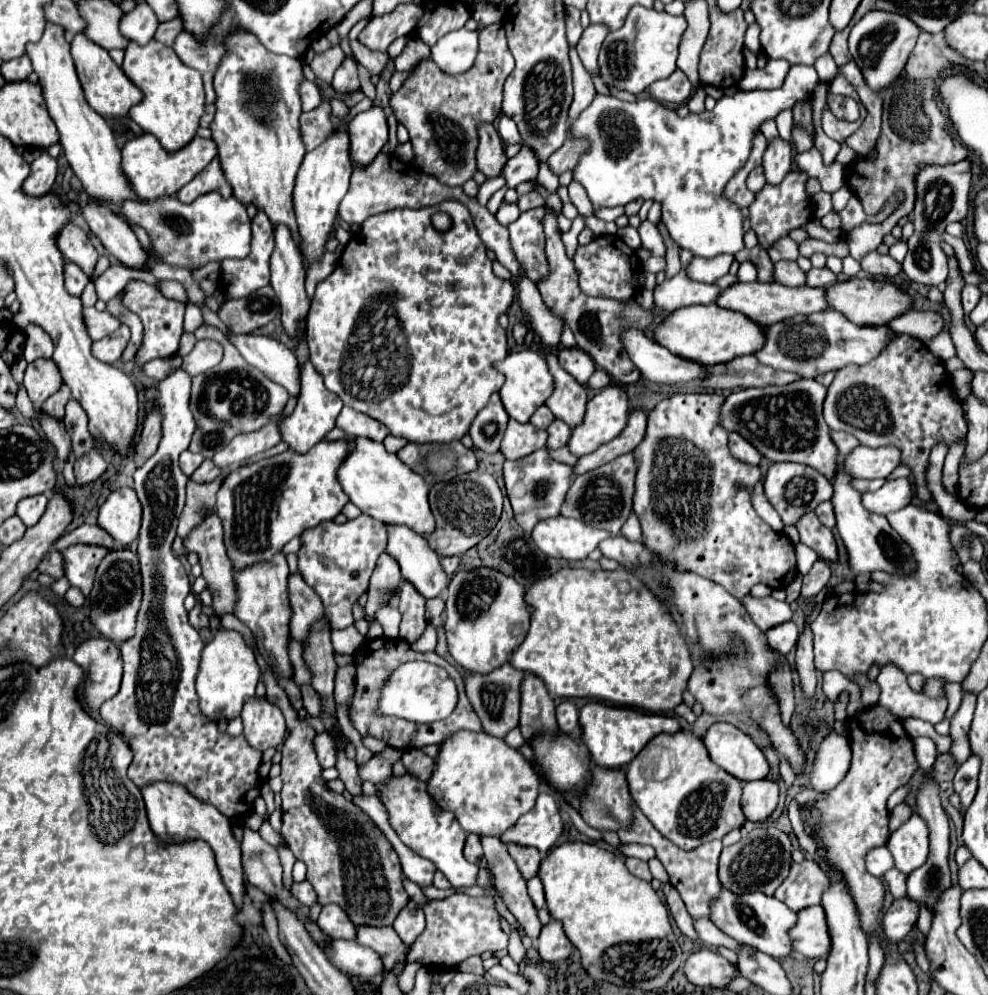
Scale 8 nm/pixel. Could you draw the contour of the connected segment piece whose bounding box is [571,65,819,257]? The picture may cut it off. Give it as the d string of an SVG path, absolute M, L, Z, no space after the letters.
M791 65L787 77L785 77L785 83L781 89L773 89L773 91L737 91L733 95L723 95L715 109L713 111L703 111L703 113L689 113L687 117L679 117L673 109L665 107L663 103L655 101L655 99L639 99L635 103L625 103L625 101L619 101L617 97L605 97L605 95L597 95L593 99L593 103L577 117L577 121L573 123L573 137L589 137L591 139L591 149L589 153L585 153L579 161L579 165L573 169L573 175L575 175L575 181L579 181L593 207L595 209L601 209L601 207L617 207L617 205L627 205L629 201L635 201L635 199L653 199L653 201L661 201L663 203L663 221L671 233L671 237L679 243L681 249L689 249L695 257L715 257L719 253L731 253L735 255L737 251L743 249L743 217L741 217L741 211L737 209L737 205L733 205L731 201L727 201L723 197L723 189L725 189L725 183L743 167L743 163L747 161L749 157L749 151L751 151L751 143L753 143L753 137L755 137L755 131L761 127L761 123L765 119L775 119L779 111L783 109L791 109L797 101L803 101L803 99L809 99L813 95L813 89L815 85L819 83L819 77L817 77L817 71L815 67L807 67L807 65Z

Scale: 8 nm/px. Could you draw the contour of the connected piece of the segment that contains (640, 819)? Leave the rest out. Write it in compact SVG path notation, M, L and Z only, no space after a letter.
M635 807L635 823L631 829L619 831L619 837L623 843L643 843L643 845L651 845L657 851L657 859L665 865L667 873L669 873L669 883L679 891L683 903L687 905L687 911L693 919L701 919L701 917L709 917L709 909L711 903L719 897L721 885L717 879L717 859L719 853L723 849L721 841L711 841L705 843L693 851L685 851L679 849L677 845L673 845L669 839L665 839L651 823L647 817L643 817L643 813Z

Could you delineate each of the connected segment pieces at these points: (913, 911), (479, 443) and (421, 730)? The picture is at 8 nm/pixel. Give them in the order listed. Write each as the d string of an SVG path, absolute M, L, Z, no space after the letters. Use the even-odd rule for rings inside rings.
M907 895L901 899L895 899L883 917L885 935L889 937L889 941L899 943L913 929L913 925L917 923L917 917L919 917L919 909L917 905L913 905L913 901L909 901Z
M493 393L489 403L477 413L469 429L475 449L481 449L485 453L499 451L499 443L503 439L507 423L509 415L499 399L499 393Z
M381 637L381 639L367 639L355 651L353 657L355 657L355 665L357 665L357 679L355 679L357 689L355 689L353 707L351 707L351 723L363 737L377 737L377 739L385 741L389 747L405 751L405 749L413 749L413 747L427 747L427 745L433 745L433 743L441 743L441 741L449 739L451 733L457 733L457 731L475 731L475 733L483 731L483 725L481 725L477 713L473 711L473 707L469 705L467 695L465 695L461 673L453 665L449 665L443 657L439 657L437 653L417 653L417 651L411 649L411 645L407 641L401 641L401 639L389 641L387 637ZM411 659L421 659L421 661L435 663L435 665L443 667L451 675L451 679L455 681L455 685L459 689L459 703L447 719L437 721L437 723L429 723L429 725L421 725L421 723L411 723L411 721L405 721L405 719L399 719L399 717L387 717L387 715L377 715L375 713L377 699L379 699L379 689L385 683L385 679L389 677L389 673L393 673L393 669L397 669L401 663L407 663Z

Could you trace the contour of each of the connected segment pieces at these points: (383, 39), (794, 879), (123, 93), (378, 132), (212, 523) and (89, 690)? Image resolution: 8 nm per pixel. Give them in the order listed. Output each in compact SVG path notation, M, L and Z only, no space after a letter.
M409 3L409 5L399 5L395 11L383 17L373 17L369 25L365 25L365 29L361 31L359 41L373 51L387 51L393 39L415 31L423 11L425 9L421 5Z
M813 859L791 865L789 877L777 887L775 897L783 901L789 909L801 911L805 907L821 903L823 891L829 887L827 875Z
M77 35L71 43L71 57L75 63L75 71L77 77L81 81L81 87L85 91L85 99L87 103L101 115L107 119L107 123L121 135L127 135L127 127L115 119L119 117L127 117L129 109L137 103L141 103L141 89L137 89L121 71L121 67L109 57L109 53L99 47L97 43L89 41L85 35Z
M375 105L355 115L347 129L351 137L351 161L357 165L369 165L387 143L385 113Z
M211 513L197 529L191 531L191 535L185 539L185 547L189 551L195 551L199 555L199 563L203 567L203 577L213 593L213 607L219 613L219 617L223 617L225 613L233 611L235 607L235 587L233 587L233 565L225 553L225 545L223 545L223 529L221 529L221 521L215 513Z
M87 639L77 647L73 661L85 669L85 705L95 713L119 691L123 675L121 651L113 641Z

